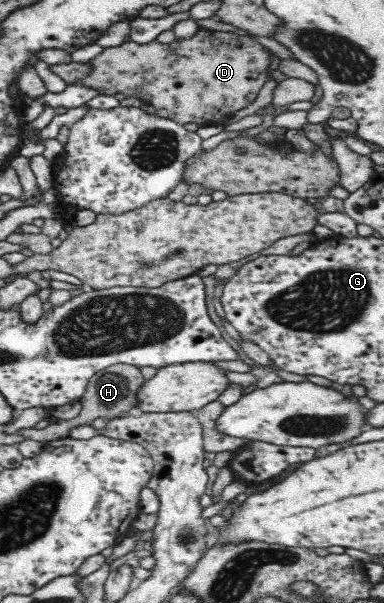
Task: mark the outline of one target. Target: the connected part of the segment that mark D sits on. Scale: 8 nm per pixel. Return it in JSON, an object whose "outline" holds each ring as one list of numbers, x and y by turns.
{"outline":[[200,28,192,38,177,38,170,44,150,42,137,44,124,42,122,45,103,49,94,60,87,63,92,67,86,78,79,80,80,86,93,88,99,94,114,96,124,94,125,98,138,98,154,106,155,114,178,124,194,122,200,127,222,124,237,110,250,106,255,101,260,88,267,81,272,58,270,51,250,36,238,36,232,32,214,32]]}

